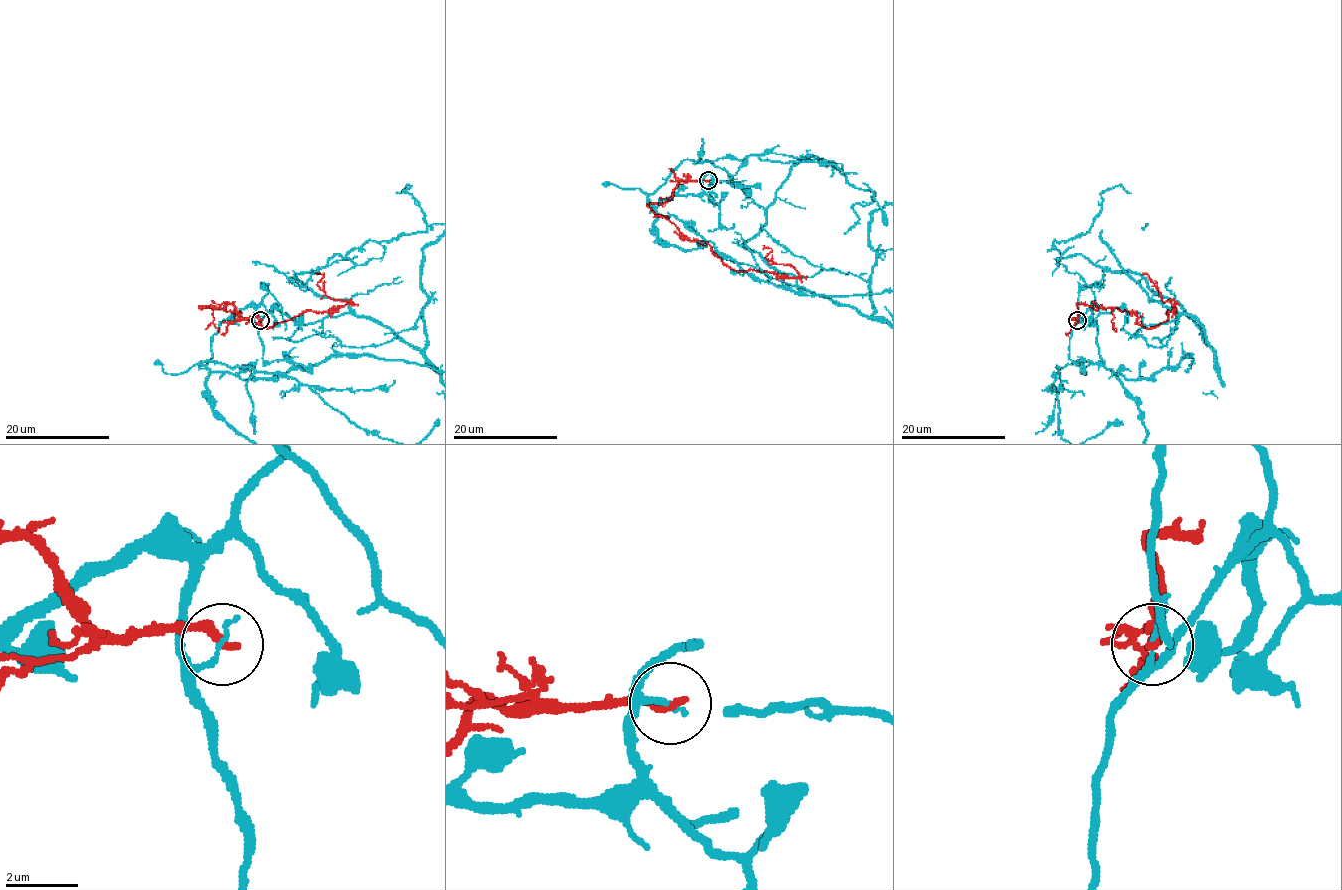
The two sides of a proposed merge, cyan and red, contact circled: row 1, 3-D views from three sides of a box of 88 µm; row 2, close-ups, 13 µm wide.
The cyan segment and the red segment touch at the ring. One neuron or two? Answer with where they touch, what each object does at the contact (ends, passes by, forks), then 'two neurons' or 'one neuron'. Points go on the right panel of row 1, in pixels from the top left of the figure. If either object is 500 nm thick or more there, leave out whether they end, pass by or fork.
(1077, 320) | cyan ends | red ends | two neurons

